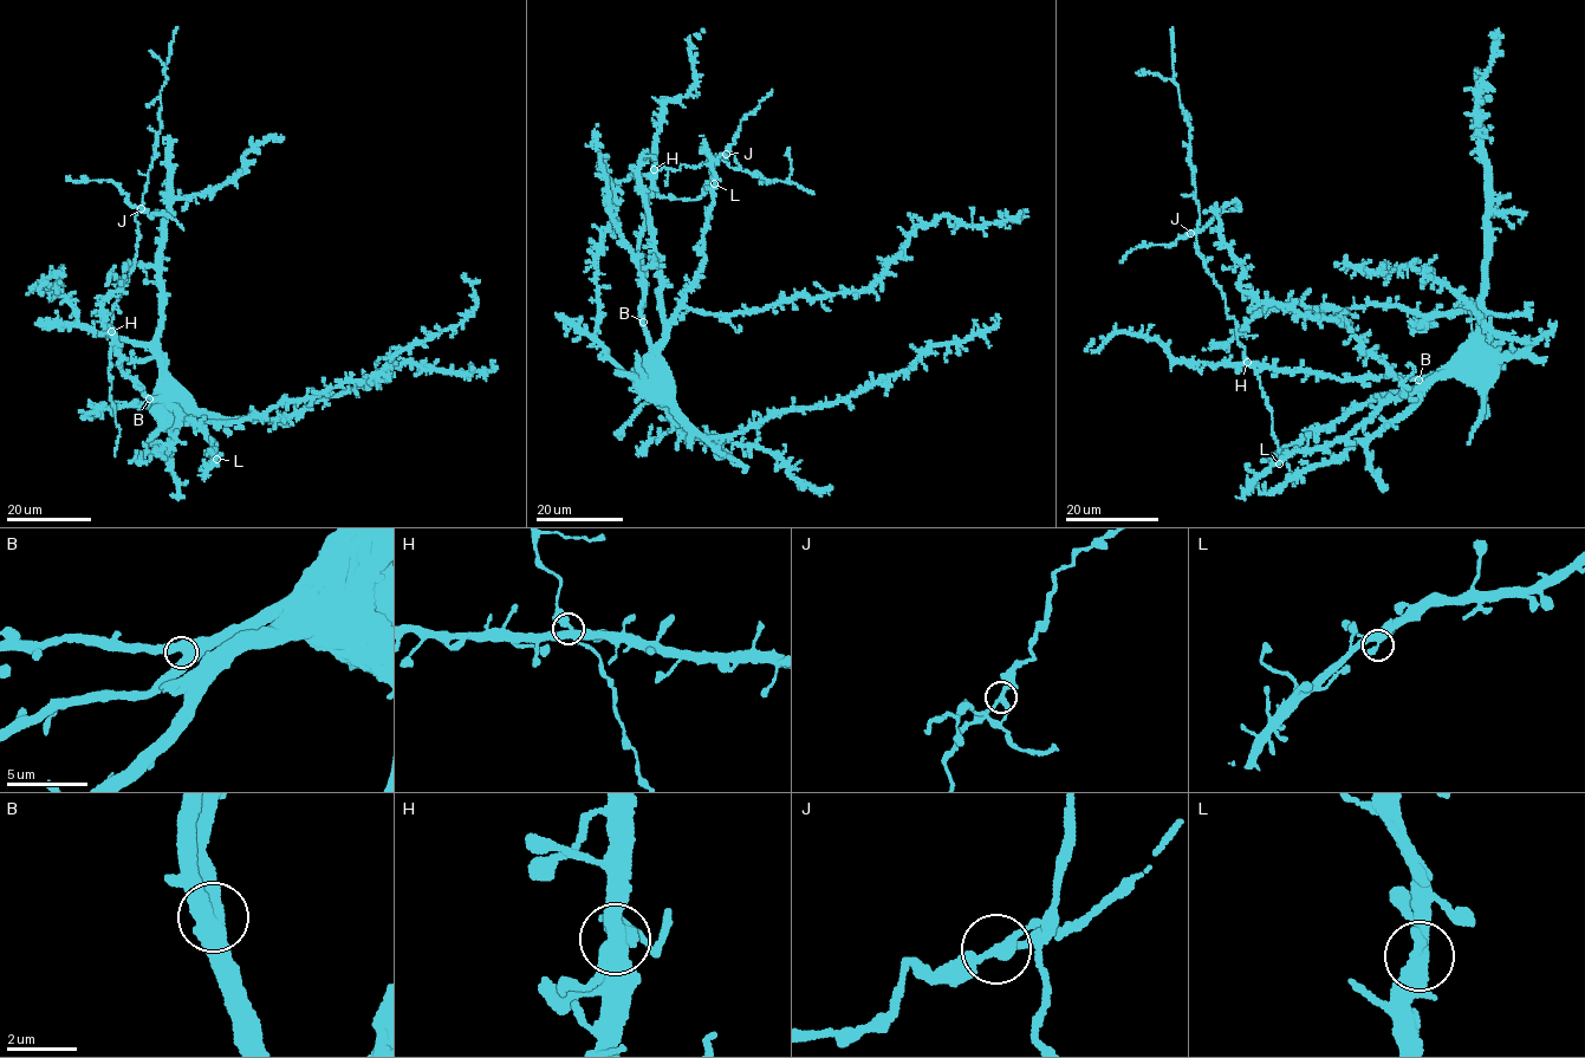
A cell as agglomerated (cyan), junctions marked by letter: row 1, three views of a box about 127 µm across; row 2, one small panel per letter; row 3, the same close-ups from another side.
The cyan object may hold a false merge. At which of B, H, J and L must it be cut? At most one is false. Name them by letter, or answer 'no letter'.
J

